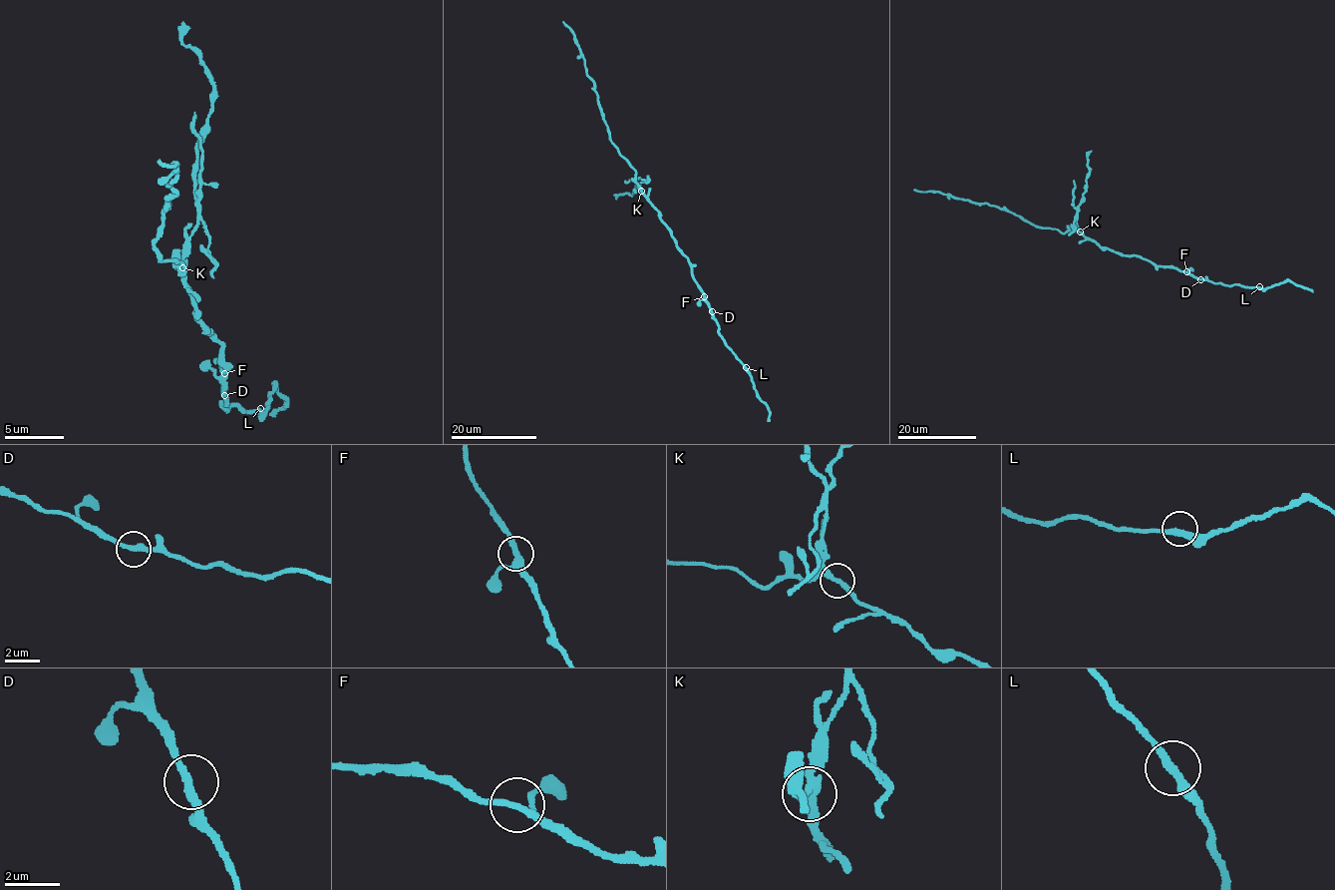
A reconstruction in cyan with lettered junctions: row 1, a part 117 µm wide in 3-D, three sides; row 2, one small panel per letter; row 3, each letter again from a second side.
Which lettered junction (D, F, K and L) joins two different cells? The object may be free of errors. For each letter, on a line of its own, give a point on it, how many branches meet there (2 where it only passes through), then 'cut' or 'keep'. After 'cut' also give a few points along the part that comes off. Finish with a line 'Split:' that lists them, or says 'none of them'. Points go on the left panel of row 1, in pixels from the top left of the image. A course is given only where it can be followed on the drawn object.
D: at (224, 395); 2 branches meet; keep
F: at (224, 373); 3 branches meet; keep
K: at (182, 267); 2 branches meet; cut; foreign part runs (181, 268), (162, 260), (154, 241), (177, 196), (168, 185), (178, 165), (160, 162)
L: at (260, 408); 2 branches meet; keep
Split: K

